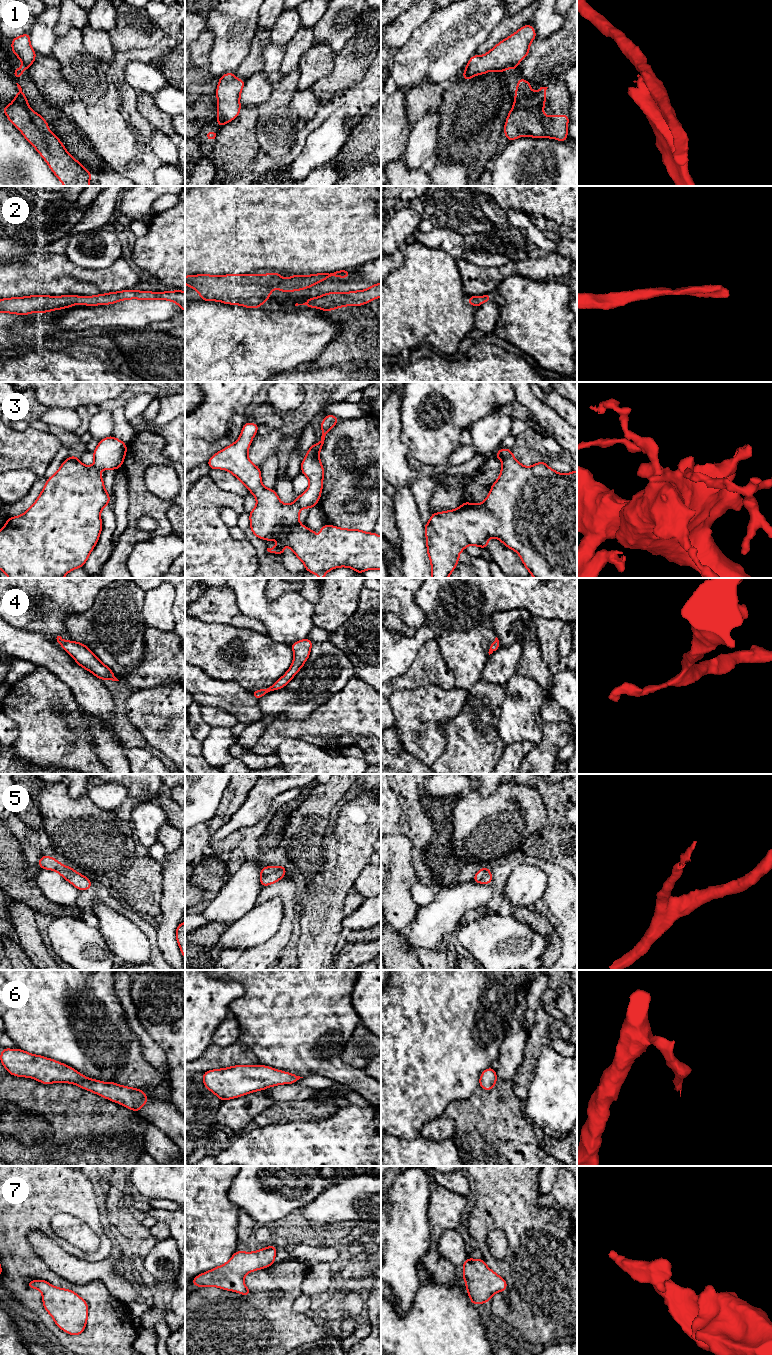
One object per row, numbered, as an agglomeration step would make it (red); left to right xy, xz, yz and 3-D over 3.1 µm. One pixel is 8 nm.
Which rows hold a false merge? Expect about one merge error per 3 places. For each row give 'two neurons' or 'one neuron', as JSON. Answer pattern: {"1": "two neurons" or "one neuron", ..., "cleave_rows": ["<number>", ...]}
{"1": "two neurons", "2": "one neuron", "3": "one neuron", "4": "one neuron", "5": "one neuron", "6": "one neuron", "7": "one neuron", "cleave_rows": ["1"]}

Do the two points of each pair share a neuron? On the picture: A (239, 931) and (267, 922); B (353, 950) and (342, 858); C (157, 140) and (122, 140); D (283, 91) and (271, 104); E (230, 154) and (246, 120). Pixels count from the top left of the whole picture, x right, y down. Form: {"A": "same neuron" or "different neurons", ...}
{"A": "same neuron", "B": "different neurons", "C": "different neurons", "D": "same neuron", "E": "same neuron"}

